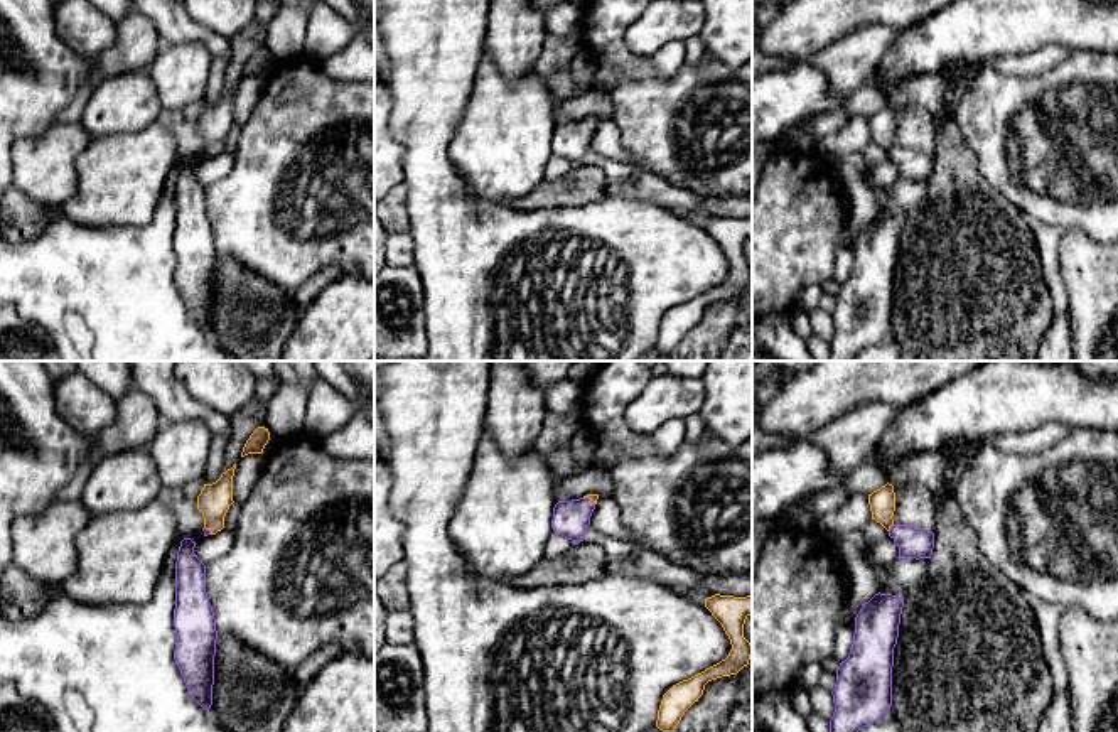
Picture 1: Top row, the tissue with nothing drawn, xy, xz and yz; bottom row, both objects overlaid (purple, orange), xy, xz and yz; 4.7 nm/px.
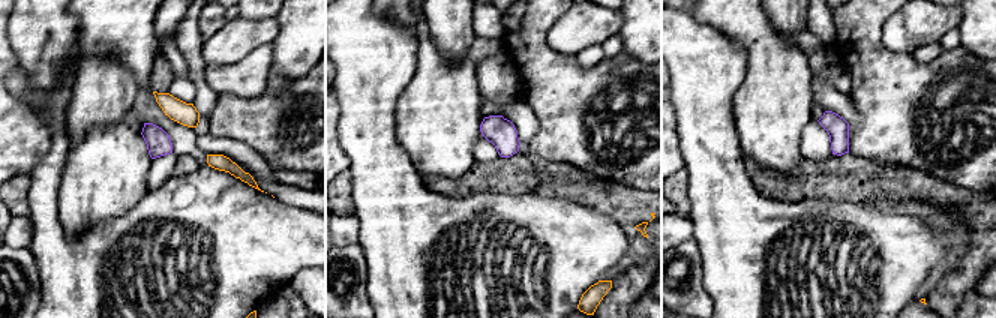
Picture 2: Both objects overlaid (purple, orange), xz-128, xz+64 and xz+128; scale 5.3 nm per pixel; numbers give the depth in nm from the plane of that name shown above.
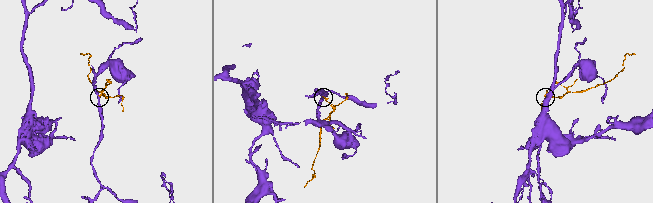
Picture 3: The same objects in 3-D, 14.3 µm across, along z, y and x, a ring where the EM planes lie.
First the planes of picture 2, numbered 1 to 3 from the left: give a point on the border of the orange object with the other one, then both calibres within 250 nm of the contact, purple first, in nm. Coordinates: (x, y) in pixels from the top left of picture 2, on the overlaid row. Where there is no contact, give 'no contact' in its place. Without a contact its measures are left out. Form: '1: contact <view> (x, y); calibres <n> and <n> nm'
1: no contact
2: no contact
3: no contact

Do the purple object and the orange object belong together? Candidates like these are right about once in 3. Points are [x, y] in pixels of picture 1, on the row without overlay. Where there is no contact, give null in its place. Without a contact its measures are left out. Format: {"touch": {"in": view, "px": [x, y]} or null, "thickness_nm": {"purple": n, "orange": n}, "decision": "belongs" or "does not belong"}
{"touch": {"in": "yz", "px": [891, 149]}, "thickness_nm": {"purple": 150, "orange": 130}, "decision": "does not belong"}

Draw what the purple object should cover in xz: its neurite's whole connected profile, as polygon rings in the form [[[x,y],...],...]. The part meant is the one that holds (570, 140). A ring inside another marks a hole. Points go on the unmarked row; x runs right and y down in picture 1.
[[[589,120],[558,123],[553,130],[551,150],[575,165],[583,164],[595,125]]]

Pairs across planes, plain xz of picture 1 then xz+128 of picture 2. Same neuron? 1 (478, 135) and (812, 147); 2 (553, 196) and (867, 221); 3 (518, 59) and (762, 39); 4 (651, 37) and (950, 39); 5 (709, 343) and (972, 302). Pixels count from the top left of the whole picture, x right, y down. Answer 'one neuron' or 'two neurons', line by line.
1: two neurons
2: two neurons
3: two neurons
4: two neurons
5: two neurons

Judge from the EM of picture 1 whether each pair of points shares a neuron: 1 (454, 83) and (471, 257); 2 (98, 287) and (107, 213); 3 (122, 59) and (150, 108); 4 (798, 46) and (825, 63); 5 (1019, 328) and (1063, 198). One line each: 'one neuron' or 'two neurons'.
1: one neuron
2: two neurons
3: two neurons
4: two neurons
5: two neurons

